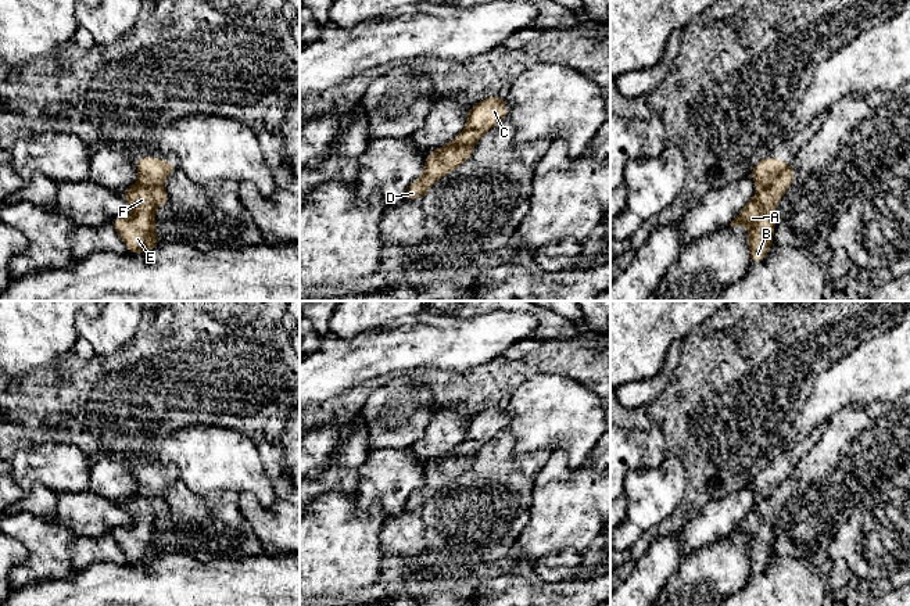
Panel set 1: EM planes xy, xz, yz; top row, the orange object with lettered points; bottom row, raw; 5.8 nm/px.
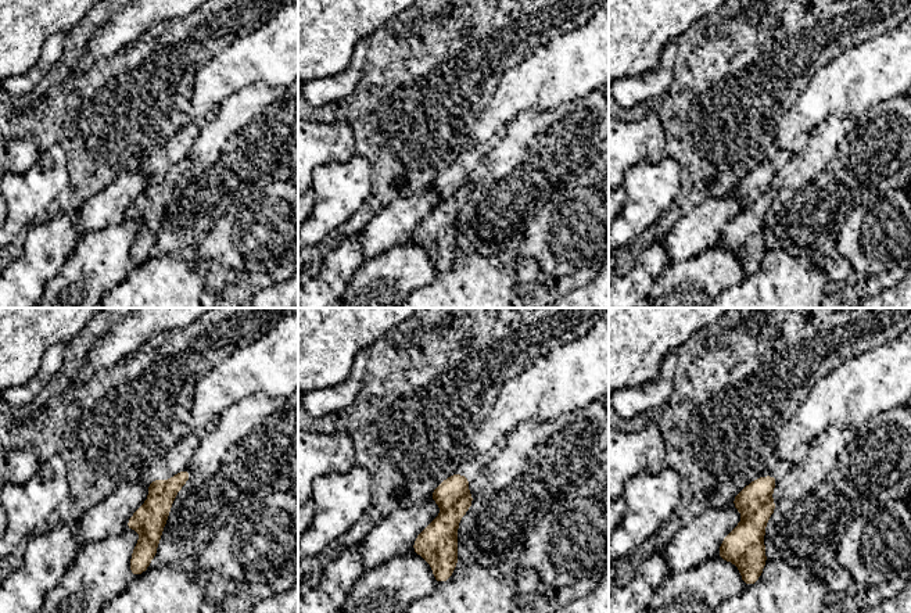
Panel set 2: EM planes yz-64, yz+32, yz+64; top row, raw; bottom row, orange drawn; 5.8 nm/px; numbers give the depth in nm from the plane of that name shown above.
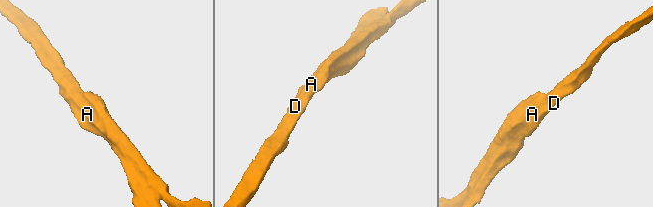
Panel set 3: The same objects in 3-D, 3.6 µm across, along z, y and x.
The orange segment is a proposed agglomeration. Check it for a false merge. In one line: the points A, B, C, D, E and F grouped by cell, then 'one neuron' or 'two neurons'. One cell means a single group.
A B D E F / C | two neurons

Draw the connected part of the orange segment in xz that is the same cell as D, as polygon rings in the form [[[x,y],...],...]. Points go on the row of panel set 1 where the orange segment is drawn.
[[[448,143],[434,150],[426,157],[423,175],[411,183],[404,200],[422,198],[440,178],[456,169],[472,155],[474,144],[455,146],[454,143]]]

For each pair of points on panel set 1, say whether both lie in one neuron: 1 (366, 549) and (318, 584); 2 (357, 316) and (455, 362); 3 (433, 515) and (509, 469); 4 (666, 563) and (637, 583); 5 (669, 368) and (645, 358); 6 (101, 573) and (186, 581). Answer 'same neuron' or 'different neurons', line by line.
1: same neuron
2: different neurons
3: same neuron
4: same neuron
5: different neurons
6: same neuron

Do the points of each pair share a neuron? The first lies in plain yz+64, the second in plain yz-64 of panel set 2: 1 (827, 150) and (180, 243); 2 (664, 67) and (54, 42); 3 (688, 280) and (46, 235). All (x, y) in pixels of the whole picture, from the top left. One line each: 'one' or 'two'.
1: one
2: one
3: two

